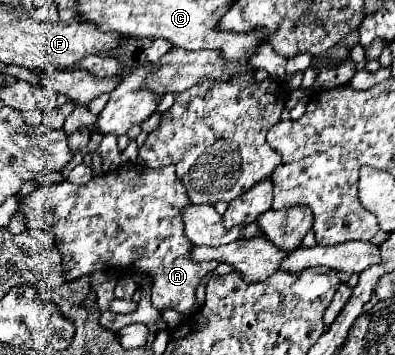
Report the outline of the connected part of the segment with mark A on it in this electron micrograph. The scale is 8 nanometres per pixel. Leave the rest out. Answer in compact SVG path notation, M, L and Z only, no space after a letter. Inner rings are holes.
M133 165L129 169L115 169L103 173L101 177L91 179L85 185L73 185L69 181L55 183L49 187L39 187L31 195L19 199L19 209L25 217L27 229L45 229L55 235L57 249L63 255L63 275L73 281L83 275L91 275L95 271L107 273L149 273L153 275L153 307L175 309L179 313L187 313L195 303L195 291L203 277L211 273L219 263L205 261L195 263L189 257L189 239L183 233L183 219L179 215L181 209L189 205L189 197L185 187L175 175L173 165L165 165L159 169L149 169L143 165Z

